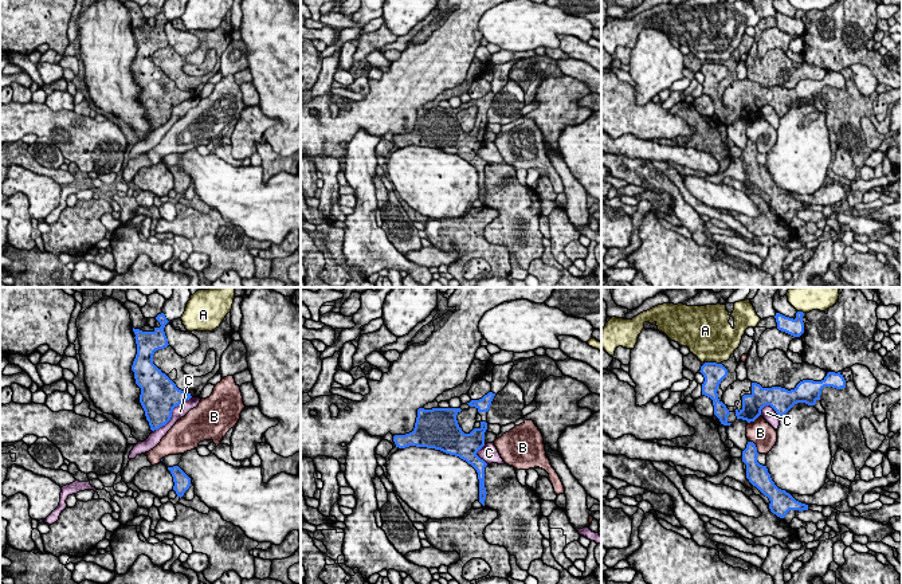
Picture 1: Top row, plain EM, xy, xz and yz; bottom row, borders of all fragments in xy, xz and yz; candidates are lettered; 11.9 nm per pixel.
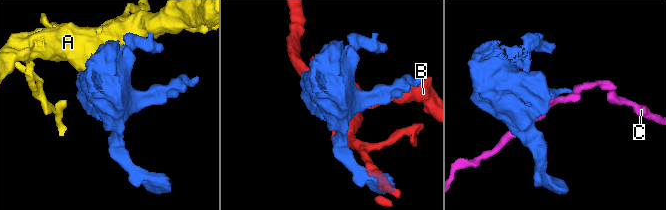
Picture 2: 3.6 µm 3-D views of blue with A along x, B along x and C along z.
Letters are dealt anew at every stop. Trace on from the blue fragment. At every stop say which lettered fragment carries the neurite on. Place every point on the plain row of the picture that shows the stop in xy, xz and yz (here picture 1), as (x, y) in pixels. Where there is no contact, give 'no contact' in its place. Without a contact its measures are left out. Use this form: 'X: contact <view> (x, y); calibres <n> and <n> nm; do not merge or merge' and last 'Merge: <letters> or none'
A: contact yz (713, 62); calibres 240 and 480 nm; do not merge
B: contact yz (755, 145); calibres 190 and 300 nm; do not merge
C: contact xy (171, 113); calibres 440 and 160 nm; do not merge
Merge: none

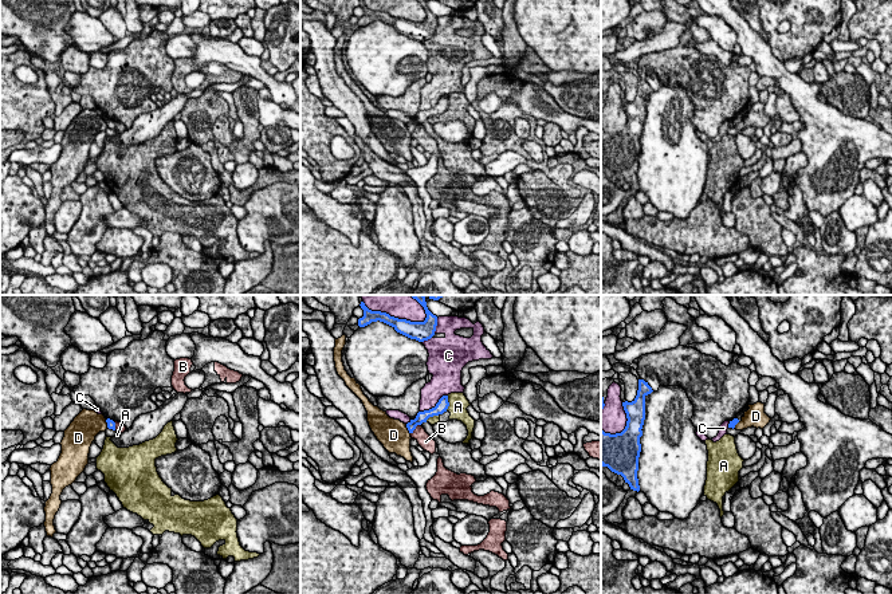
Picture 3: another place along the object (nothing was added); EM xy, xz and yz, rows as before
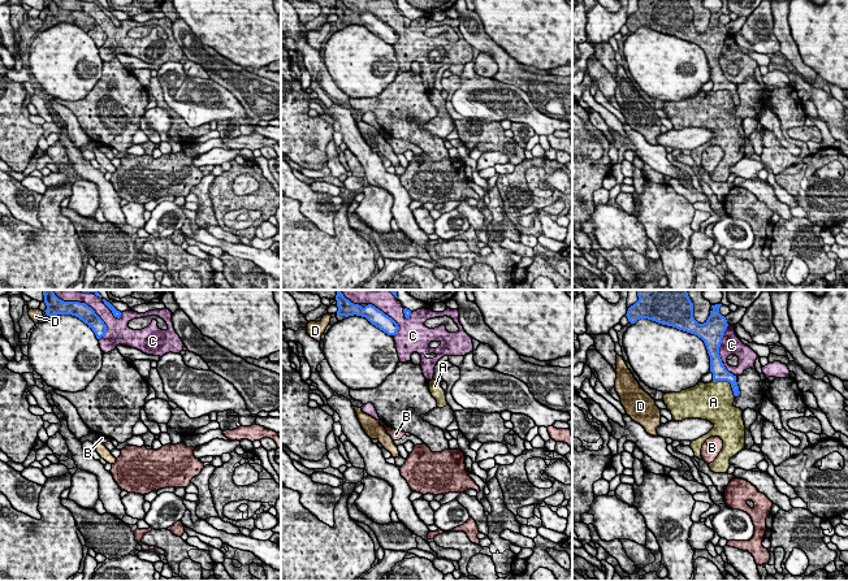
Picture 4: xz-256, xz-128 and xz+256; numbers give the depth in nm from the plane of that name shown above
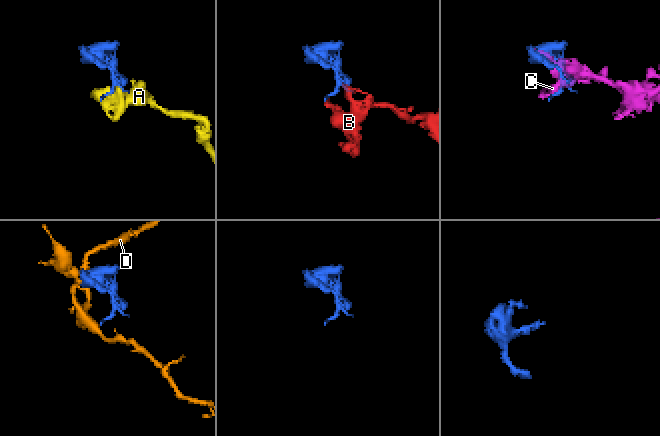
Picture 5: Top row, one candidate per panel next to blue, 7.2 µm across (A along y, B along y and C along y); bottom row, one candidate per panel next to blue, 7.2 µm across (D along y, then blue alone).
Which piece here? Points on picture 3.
A: contact xz (448, 103); calibres 140 and 220 nm; do not merge
B: contact xz (415, 128); calibres 130 and 180 nm; do not merge
C: contact xz (435, 106); calibres 140 and 240 nm; do not merge
D: contact xz (408, 129); calibres 130 and 360 nm; do not merge
Merge: none

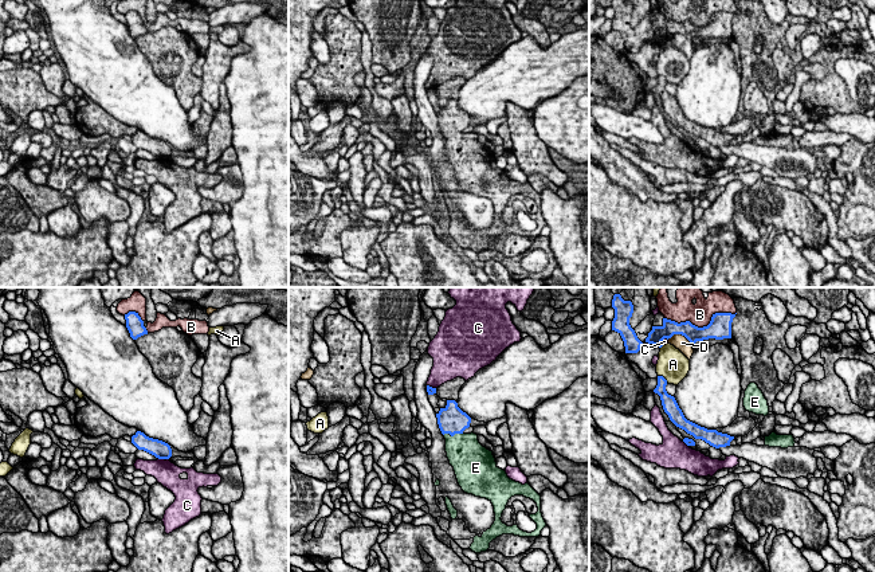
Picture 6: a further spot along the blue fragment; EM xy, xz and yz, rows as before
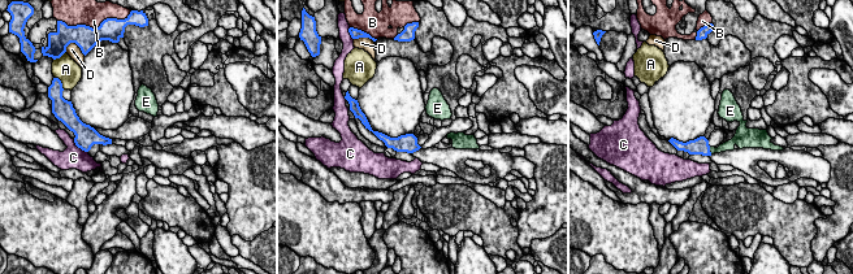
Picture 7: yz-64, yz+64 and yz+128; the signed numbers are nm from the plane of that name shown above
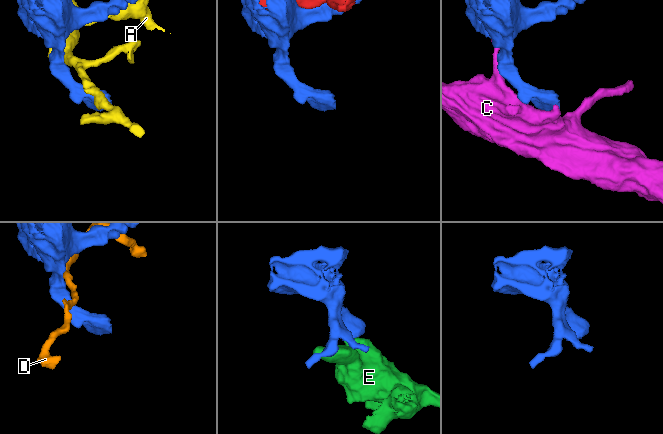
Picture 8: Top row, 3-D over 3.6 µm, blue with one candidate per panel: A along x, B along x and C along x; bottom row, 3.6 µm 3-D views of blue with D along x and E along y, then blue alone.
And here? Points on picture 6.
A: contact yz (663, 77); calibres 130 and 360 nm; do not merge
B: contact yz (701, 27); calibres 280 and 280 nm; do not merge
C: contact xy (161, 157); calibres 220 and 280 nm; do not merge
D: contact yz (681, 32); calibres 200 and 170 nm; do not merge
E: contact xz (452, 134); calibres 320 and 420 nm; merge
Merge: E

